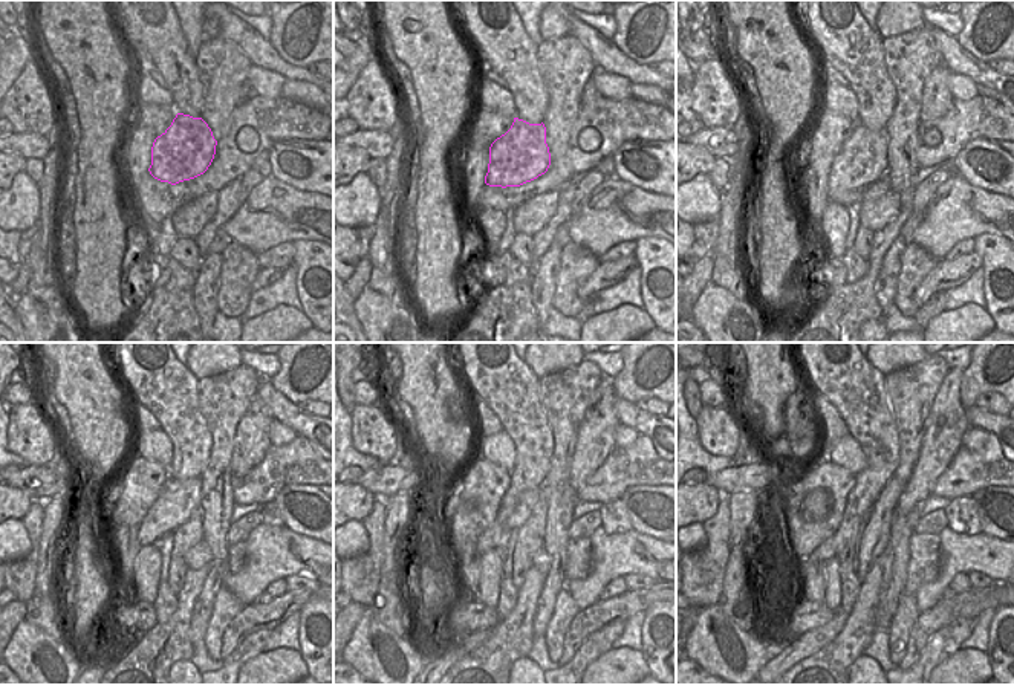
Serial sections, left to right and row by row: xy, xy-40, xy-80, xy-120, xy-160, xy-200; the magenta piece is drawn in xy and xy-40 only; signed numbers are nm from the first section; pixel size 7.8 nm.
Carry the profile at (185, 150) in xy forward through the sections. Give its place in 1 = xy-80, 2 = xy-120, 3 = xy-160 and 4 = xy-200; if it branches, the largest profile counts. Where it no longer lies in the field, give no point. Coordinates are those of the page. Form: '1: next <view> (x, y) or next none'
1: next xy-80 (861, 161)
2: next xy-120 (178, 499)
3: next xy-160 (490, 538)
4: next xy-200 (826, 549)

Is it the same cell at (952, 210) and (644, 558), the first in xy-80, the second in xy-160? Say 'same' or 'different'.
same

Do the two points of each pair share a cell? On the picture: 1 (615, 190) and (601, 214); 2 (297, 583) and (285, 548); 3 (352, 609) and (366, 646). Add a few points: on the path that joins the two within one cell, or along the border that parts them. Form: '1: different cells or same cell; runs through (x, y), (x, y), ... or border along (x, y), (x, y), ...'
1: same cell; runs through (615, 196), (615, 201), (607, 208)
2: different cells; border along (285, 578), (308, 577), (317, 581)
3: different cells; border along (366, 609), (349, 639)

